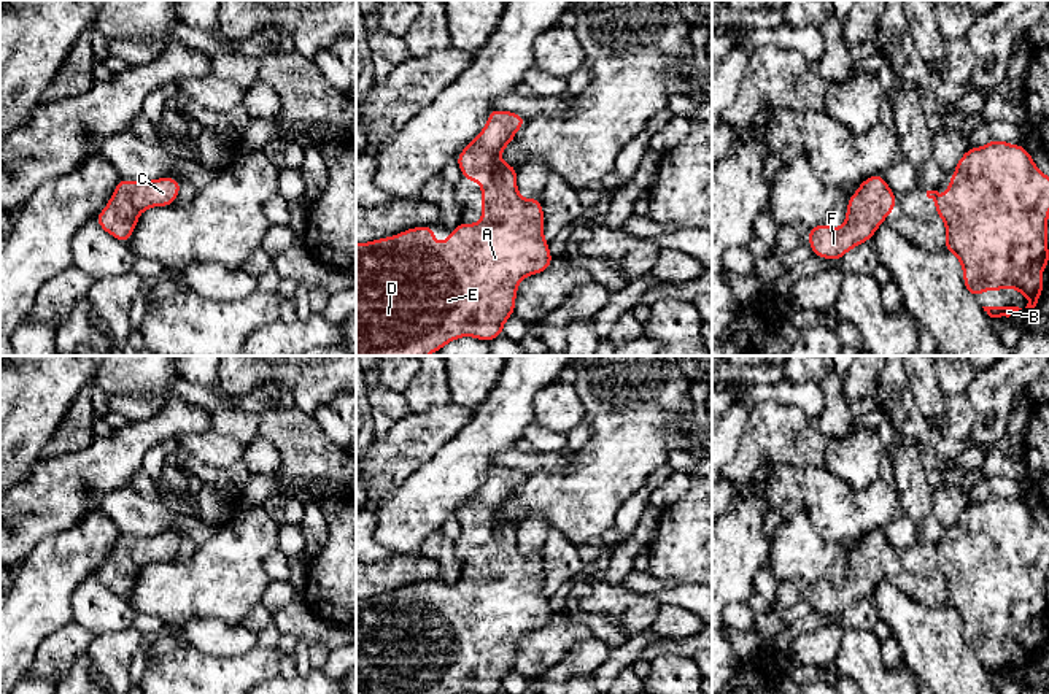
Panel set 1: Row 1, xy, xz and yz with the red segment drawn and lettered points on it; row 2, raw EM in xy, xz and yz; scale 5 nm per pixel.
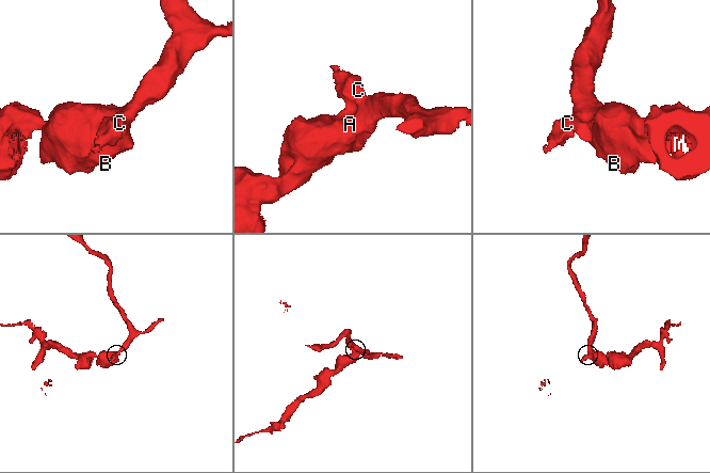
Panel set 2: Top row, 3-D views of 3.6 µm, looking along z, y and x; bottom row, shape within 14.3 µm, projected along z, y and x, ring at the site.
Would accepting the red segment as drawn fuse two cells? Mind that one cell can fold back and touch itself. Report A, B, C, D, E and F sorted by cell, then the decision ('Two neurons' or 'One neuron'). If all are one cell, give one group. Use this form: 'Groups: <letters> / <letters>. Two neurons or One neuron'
Groups: A B C D E F. One neuron

